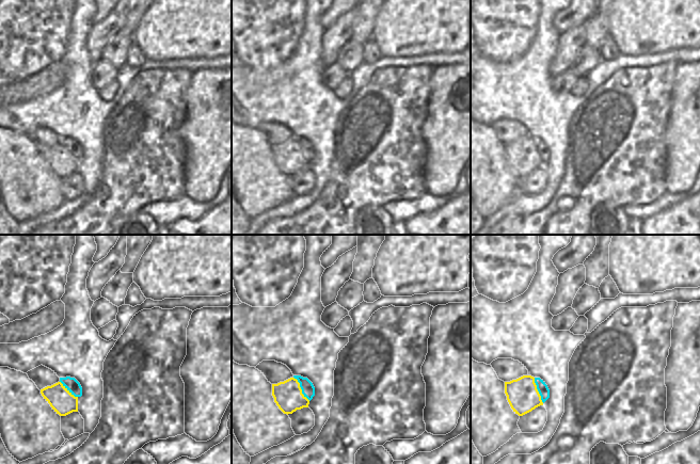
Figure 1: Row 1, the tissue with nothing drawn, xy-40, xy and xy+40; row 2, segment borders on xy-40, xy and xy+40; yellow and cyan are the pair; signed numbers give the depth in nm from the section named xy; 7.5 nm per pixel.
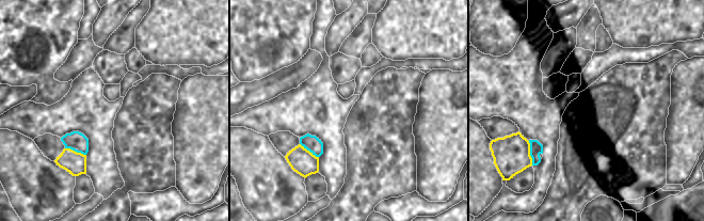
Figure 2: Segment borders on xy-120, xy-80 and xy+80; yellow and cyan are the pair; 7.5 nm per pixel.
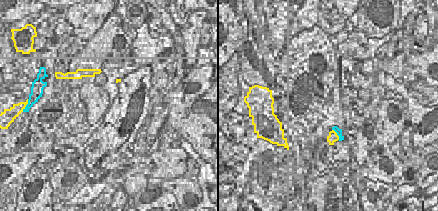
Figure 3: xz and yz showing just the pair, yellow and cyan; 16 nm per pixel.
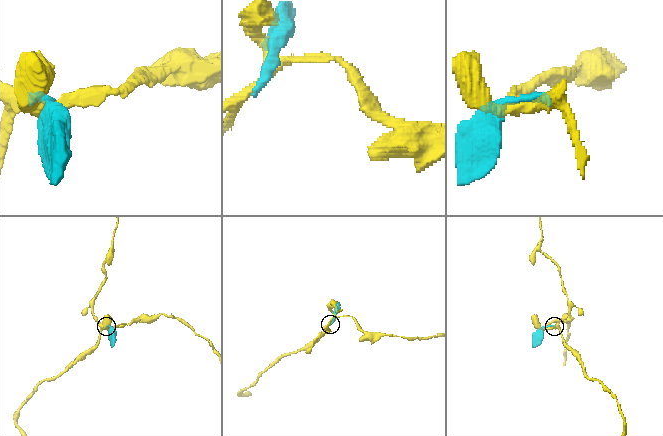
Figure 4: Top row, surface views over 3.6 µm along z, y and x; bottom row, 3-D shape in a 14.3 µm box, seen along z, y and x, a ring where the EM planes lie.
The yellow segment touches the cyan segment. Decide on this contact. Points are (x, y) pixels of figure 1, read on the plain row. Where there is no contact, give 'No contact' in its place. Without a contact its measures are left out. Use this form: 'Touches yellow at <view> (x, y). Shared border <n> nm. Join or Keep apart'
Touches yellow at xy (300, 149). Shared border 220 nm. Join

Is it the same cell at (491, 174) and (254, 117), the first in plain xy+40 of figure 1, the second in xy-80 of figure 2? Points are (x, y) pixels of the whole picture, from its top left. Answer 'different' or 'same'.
different

